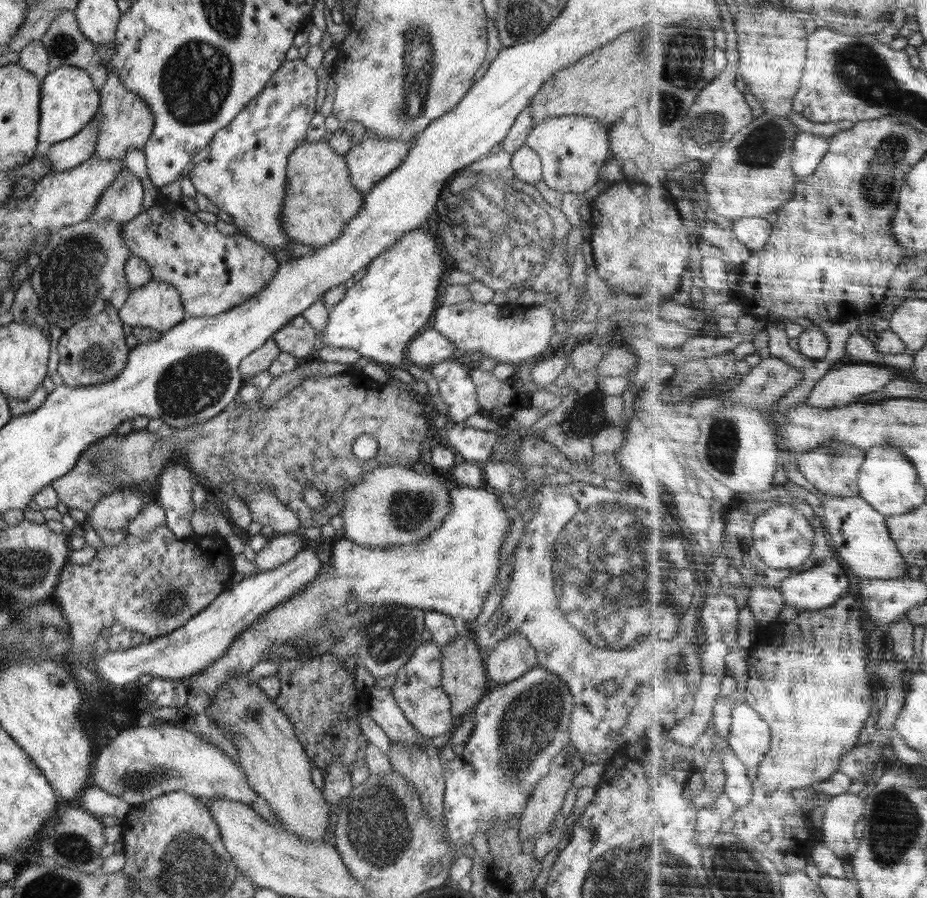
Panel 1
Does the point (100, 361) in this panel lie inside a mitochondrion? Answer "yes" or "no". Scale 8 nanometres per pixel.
yes

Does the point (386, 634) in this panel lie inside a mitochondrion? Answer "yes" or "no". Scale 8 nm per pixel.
yes

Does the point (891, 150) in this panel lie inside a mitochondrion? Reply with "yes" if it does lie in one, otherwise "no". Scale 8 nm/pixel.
yes

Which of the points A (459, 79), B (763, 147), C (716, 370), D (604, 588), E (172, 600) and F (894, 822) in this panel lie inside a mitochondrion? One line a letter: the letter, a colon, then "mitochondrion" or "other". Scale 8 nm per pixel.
A: other
B: mitochondrion
C: other
D: mitochondrion
E: mitochondrion
F: mitochondrion

